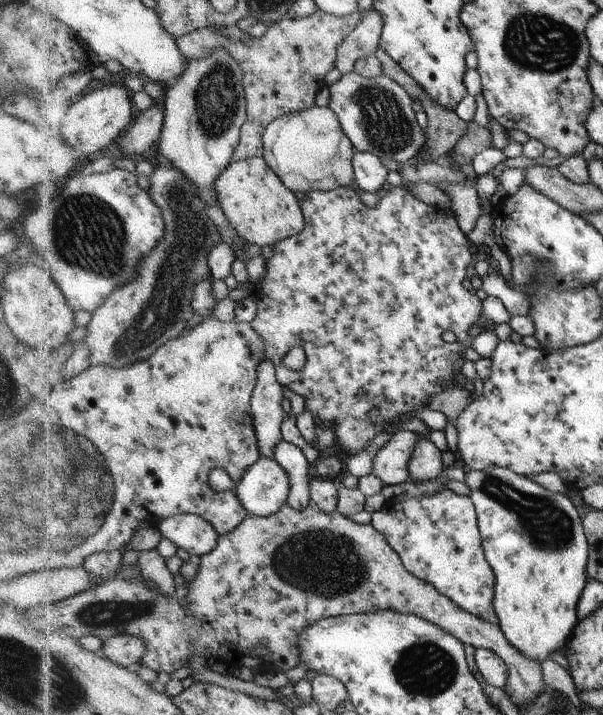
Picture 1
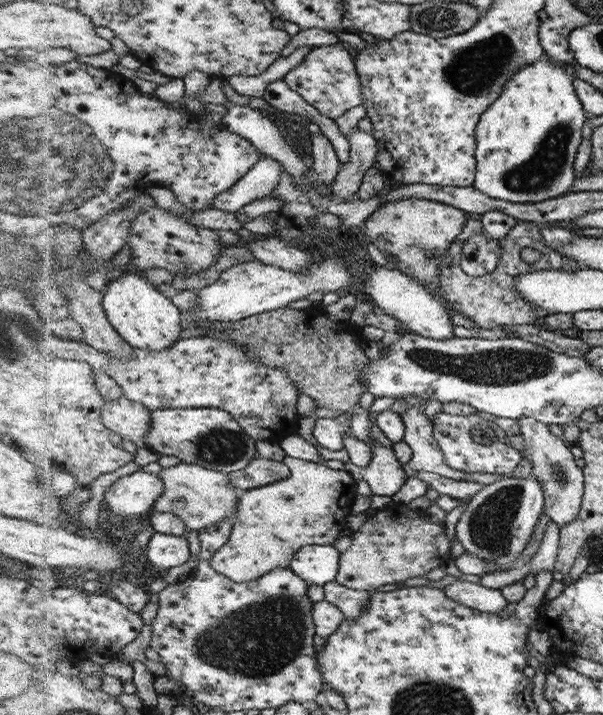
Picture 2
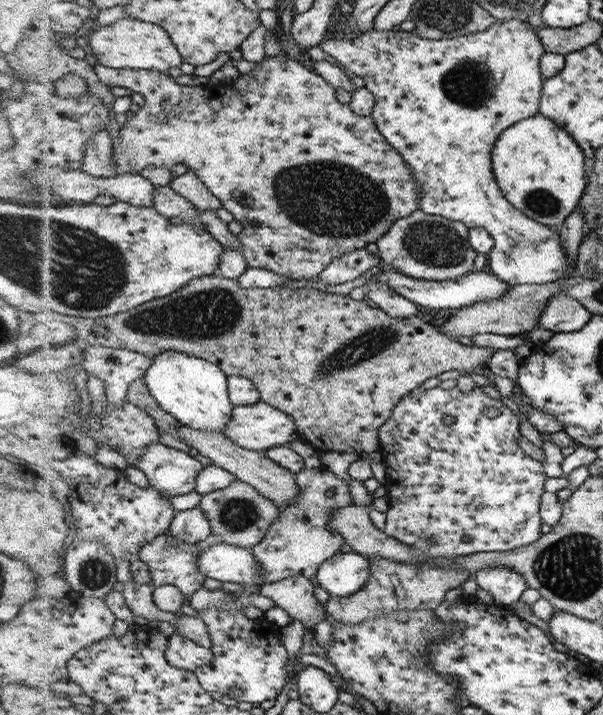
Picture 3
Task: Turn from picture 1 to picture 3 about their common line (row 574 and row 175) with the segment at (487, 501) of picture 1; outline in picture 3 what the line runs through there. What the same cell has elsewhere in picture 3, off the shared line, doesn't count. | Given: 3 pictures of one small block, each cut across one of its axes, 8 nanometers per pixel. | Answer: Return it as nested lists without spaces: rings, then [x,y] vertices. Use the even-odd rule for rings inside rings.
[[[539,112],[502,131],[493,148],[493,172],[506,198],[531,220],[553,228],[573,214],[585,193],[584,160],[577,141]]]

